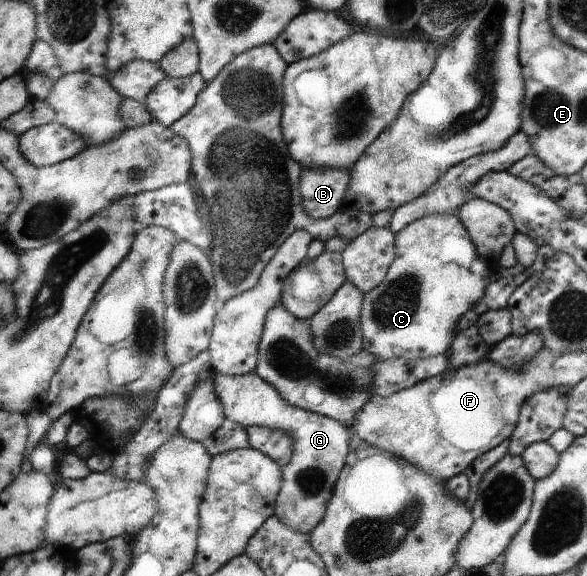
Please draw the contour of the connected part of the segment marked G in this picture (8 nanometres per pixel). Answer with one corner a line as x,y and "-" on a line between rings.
255,371
241,376
217,374
214,379
215,392
222,402
224,417
246,428
266,426
273,430
290,433
293,441
293,454
288,465
282,467
283,487
278,495
275,516
284,525
300,533
310,534
322,521
325,507
333,494
344,461
348,453
348,429
339,421
309,412
286,401
273,385

